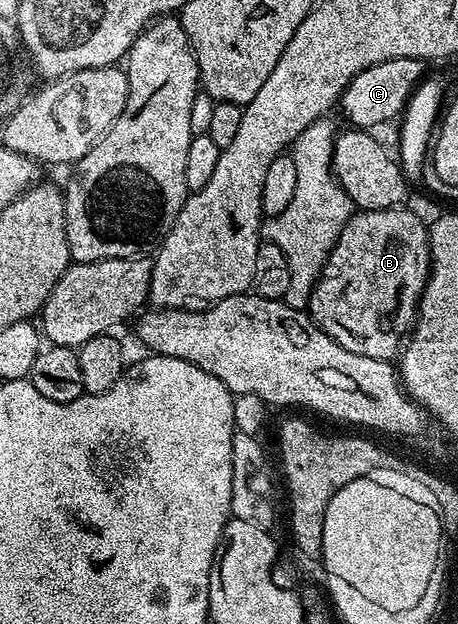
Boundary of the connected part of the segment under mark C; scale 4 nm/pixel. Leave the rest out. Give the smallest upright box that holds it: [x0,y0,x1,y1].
[339,59,426,129]

